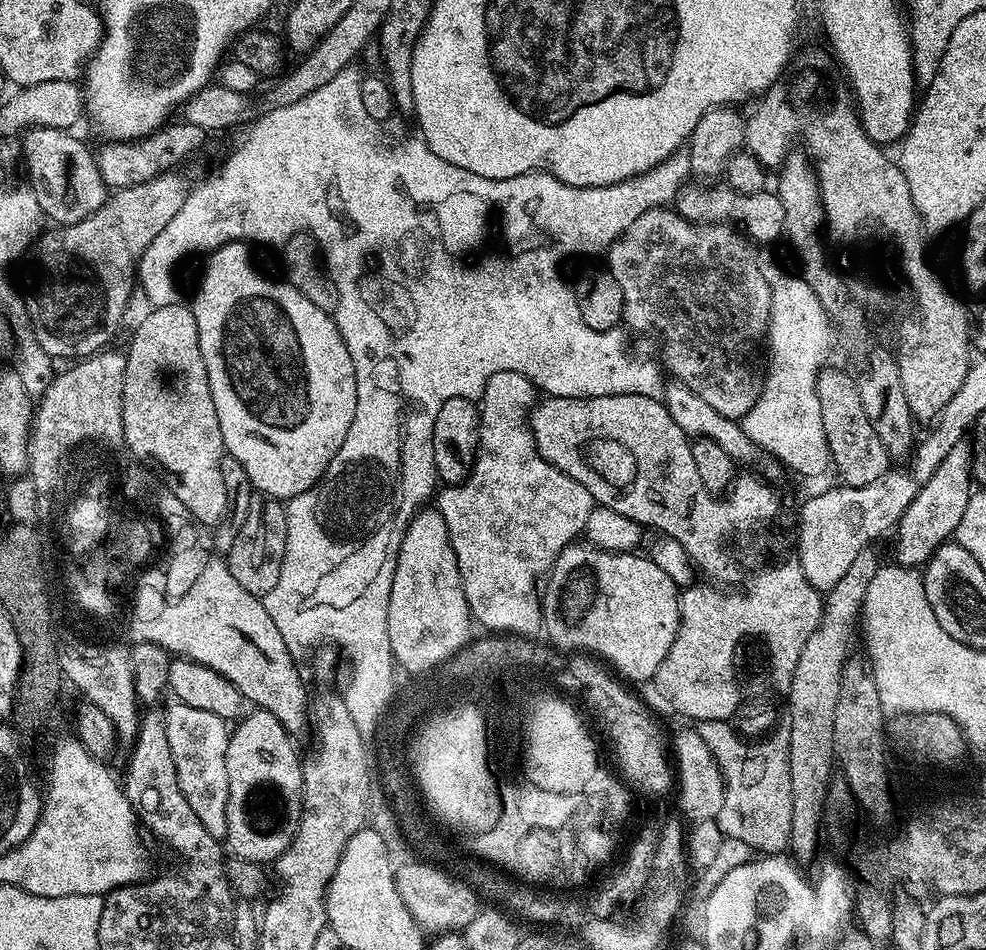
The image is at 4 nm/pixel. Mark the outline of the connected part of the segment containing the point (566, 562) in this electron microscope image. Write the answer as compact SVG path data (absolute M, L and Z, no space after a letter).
M573 542L567 544L566 547L558 554L558 558L550 566L547 573L548 585L542 588L542 632L548 635L547 643L557 650L563 650L565 653L583 653L595 654L604 662L611 666L625 681L632 680L648 680L651 681L655 677L658 666L662 666L662 658L666 658L666 654L670 650L670 646L674 646L674 638L678 634L678 626L680 625L680 592L678 585L670 578L670 574L666 574L666 570L660 570L658 566L654 566L654 562L649 560L647 555L638 555L635 551L628 552L611 552L604 548L596 547L589 542Z

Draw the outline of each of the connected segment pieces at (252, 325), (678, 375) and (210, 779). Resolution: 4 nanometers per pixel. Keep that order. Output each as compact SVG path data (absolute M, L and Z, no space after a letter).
M229 240L220 248L215 248L207 257L208 265L204 268L204 277L196 288L196 297L190 300L190 307L198 326L198 342L202 350L202 358L206 362L206 374L210 382L210 394L214 398L214 410L218 410L218 422L222 426L222 442L224 451L242 462L242 470L246 470L246 478L250 478L253 489L273 500L287 502L298 494L310 490L324 479L324 471L330 466L334 454L338 454L338 446L346 442L346 430L350 430L350 422L354 422L356 409L356 375L354 362L350 358L350 350L346 350L346 342L342 342L342 334L338 330L335 319L329 313L318 310L314 302L302 298L298 290L287 282L279 284L276 280L267 280L254 265L248 253L249 245L242 240Z
M668 206L646 210L641 216L634 218L634 222L630 222L630 226L620 236L620 239L613 242L612 247L606 253L606 259L608 259L609 264L607 264L607 267L618 282L618 286L622 286L622 302L624 303L623 323L626 325L629 333L641 332L644 336L653 336L660 343L661 361L659 360L659 363L662 365L663 371L671 379L690 386L690 390L694 390L694 394L698 394L698 398L703 398L710 406L714 406L714 410L718 410L718 414L722 414L731 420L739 421L754 406L761 390L761 377L759 375L756 377L755 370L748 365L748 355L755 350L756 343L759 340L761 343L765 339L768 331L770 287L766 284L765 279L762 278L761 271L758 270L757 249L753 247L743 231L737 230L728 222L697 222L689 220L681 215L679 211L676 211L676 213L671 212L672 210Z
M179 702L167 705L166 738L170 738L170 754L174 754L178 786L182 786L186 802L190 802L190 810L198 814L198 822L217 838L226 834L226 746L229 735L229 721L218 718L218 714L209 714L207 710L197 710Z

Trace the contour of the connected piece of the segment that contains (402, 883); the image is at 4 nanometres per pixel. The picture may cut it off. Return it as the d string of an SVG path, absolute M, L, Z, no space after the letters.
M435 863L404 864L395 869L394 879L398 894L402 894L402 902L406 902L406 910L421 928L432 934L456 932L462 930L482 911L481 901L476 892L459 880L452 879L447 872Z

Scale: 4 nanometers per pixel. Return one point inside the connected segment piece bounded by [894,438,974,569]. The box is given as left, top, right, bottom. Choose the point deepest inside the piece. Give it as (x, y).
(932, 517)

